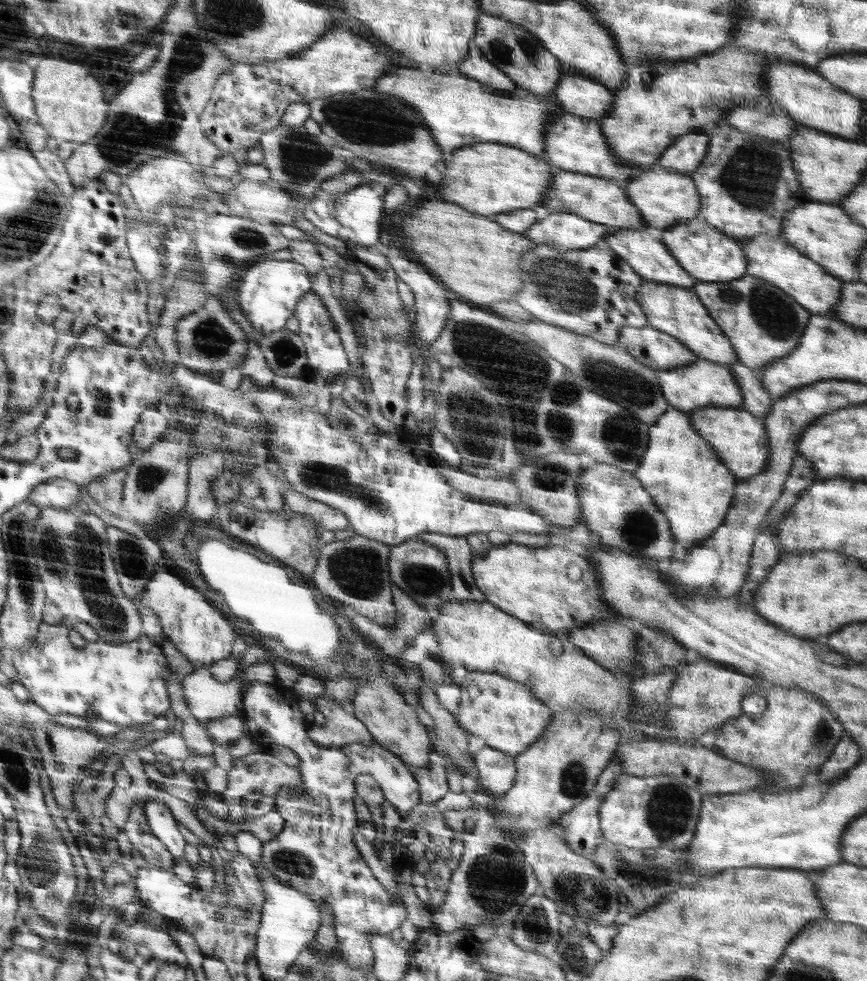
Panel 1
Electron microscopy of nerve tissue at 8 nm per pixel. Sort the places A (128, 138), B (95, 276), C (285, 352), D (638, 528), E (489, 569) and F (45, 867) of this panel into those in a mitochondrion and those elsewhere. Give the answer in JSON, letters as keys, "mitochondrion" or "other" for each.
{"A":"mitochondrion","B":"other","C":"mitochondrion","D":"mitochondrion","E":"other","F":"mitochondrion"}

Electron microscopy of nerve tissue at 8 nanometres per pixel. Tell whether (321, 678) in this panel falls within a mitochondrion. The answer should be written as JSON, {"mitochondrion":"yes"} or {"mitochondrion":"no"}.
{"mitochondrion":"no"}

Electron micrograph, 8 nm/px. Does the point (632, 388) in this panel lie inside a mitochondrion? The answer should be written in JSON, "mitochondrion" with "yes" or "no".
{"mitochondrion":"yes"}

